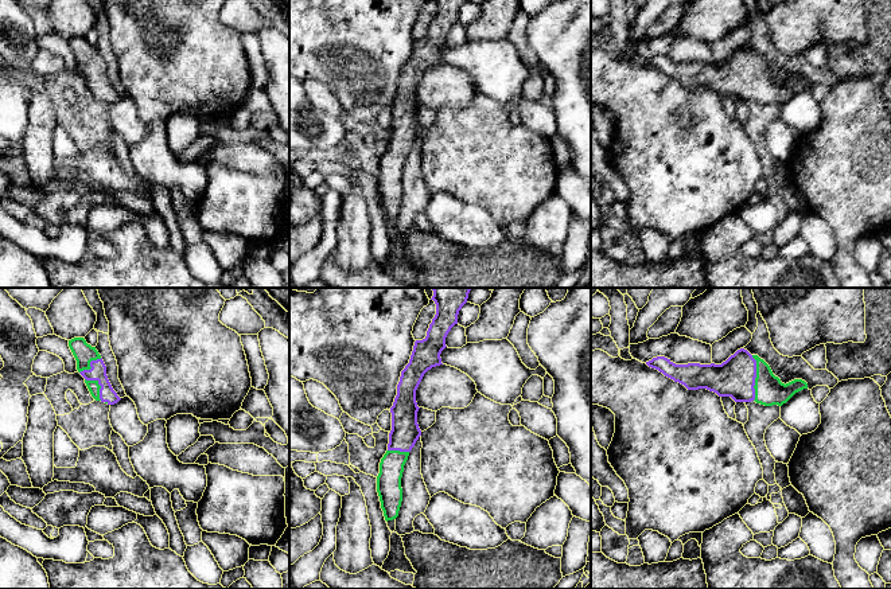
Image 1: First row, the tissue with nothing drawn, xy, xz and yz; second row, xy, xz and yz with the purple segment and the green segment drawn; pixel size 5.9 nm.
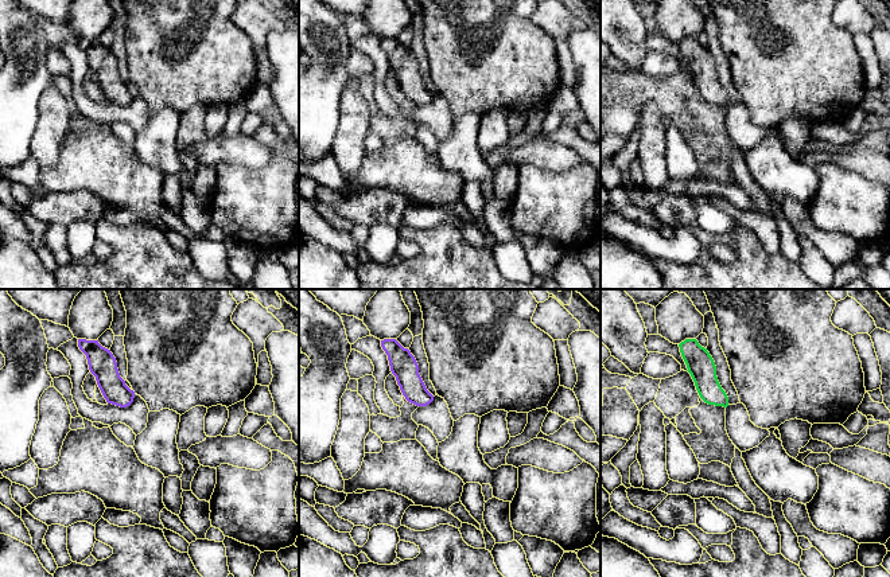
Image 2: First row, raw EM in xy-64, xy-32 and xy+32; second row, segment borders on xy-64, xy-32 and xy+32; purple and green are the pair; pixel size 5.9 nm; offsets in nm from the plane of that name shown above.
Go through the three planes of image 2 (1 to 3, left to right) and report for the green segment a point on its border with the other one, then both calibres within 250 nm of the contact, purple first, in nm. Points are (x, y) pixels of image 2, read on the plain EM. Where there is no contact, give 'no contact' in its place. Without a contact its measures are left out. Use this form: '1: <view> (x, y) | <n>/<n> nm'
1: no contact
2: no contact
3: no contact

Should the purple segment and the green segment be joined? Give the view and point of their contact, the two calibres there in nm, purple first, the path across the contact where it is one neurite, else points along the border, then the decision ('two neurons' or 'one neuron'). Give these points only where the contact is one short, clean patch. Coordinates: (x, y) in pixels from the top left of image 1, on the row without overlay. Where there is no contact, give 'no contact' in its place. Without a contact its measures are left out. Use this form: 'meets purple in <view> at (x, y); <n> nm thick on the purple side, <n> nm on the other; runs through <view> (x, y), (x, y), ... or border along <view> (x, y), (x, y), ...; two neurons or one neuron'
meets purple in yz at (755, 75); 240 nm thick on the purple side, 180 nm on the other; runs through yz (735, 77), (755, 75), (769, 89); one neuron

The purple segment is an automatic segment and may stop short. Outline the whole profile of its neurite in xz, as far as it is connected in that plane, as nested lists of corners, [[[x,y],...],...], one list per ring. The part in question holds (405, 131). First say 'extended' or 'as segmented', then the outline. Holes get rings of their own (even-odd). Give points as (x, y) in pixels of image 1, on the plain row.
extended; [[[435,0],[436,13],[429,23],[427,35],[416,39],[409,62],[401,70],[392,112],[392,129],[389,132],[388,149],[381,157],[377,175],[377,191],[385,219],[398,215],[402,200],[401,176],[409,151],[421,134],[417,122],[419,105],[416,89],[424,73],[432,66],[440,65],[441,50],[447,46],[446,36],[458,23],[458,13],[467,0]]]

